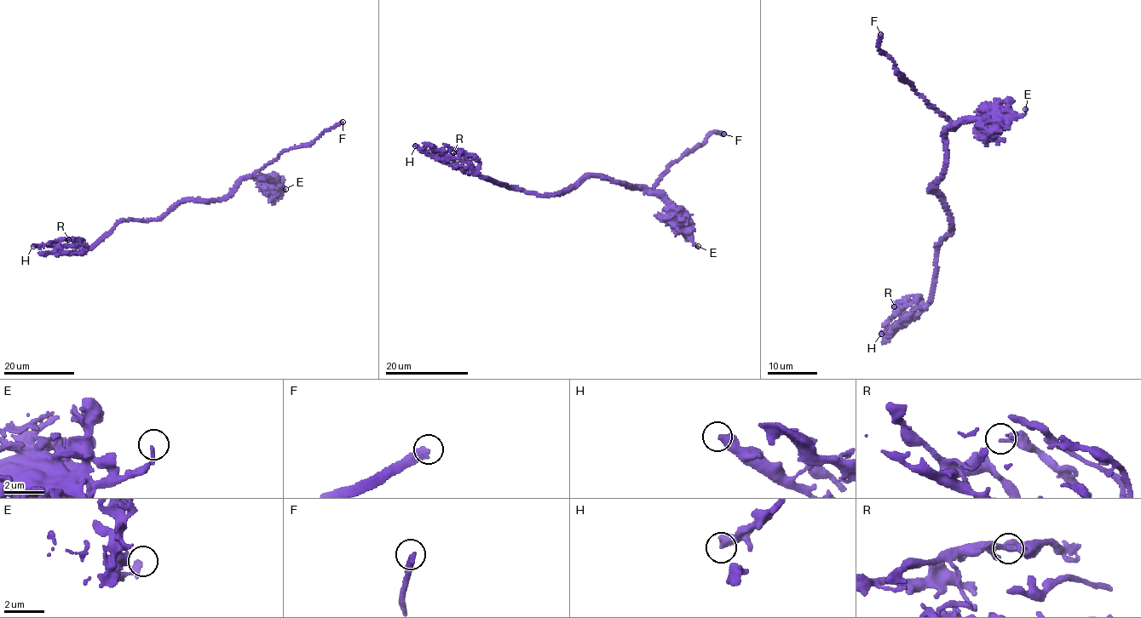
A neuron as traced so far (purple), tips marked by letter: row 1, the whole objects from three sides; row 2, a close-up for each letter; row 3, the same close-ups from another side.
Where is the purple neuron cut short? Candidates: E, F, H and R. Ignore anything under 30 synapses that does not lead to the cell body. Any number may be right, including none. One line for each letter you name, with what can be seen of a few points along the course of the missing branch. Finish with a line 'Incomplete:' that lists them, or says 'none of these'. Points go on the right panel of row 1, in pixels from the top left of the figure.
Incomplete: F

